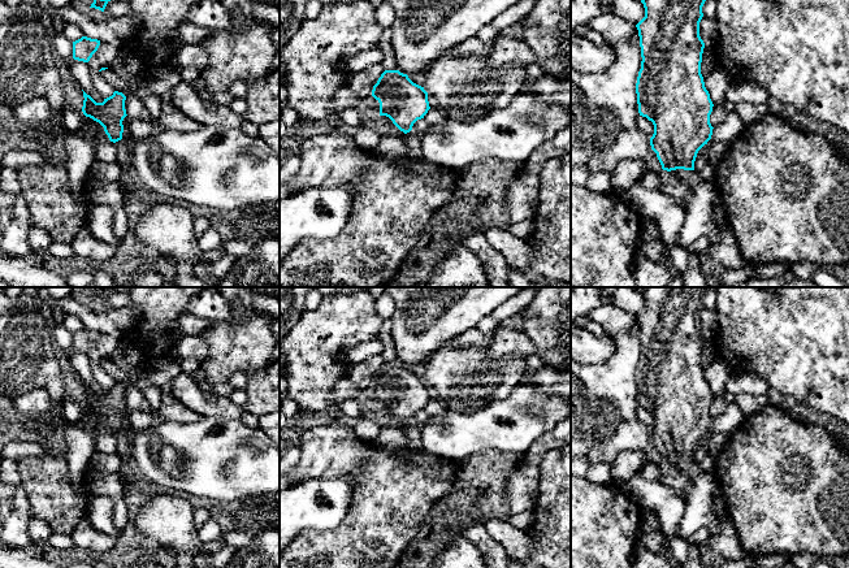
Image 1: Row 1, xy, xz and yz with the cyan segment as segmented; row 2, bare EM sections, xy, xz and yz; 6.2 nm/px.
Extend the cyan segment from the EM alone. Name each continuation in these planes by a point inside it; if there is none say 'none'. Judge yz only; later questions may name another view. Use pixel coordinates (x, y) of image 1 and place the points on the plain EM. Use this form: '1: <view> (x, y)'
1: yz (676, 476)

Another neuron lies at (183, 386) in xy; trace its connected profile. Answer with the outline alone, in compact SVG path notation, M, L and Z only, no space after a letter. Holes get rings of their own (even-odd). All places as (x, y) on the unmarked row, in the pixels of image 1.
M181 372L170 383L170 394L200 417L241 420L243 415L243 407L234 404L230 398L202 390L194 376Z

